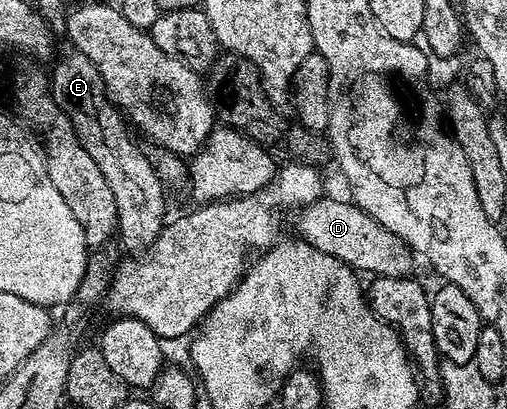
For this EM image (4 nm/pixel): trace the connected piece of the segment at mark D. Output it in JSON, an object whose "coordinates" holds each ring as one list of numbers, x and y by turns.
{"coordinates":[[324,196,302,207,299,214,298,237,313,248,331,254,356,272,381,278,401,278,412,273,412,251,389,228,365,213,354,201,342,202,339,198]]}

